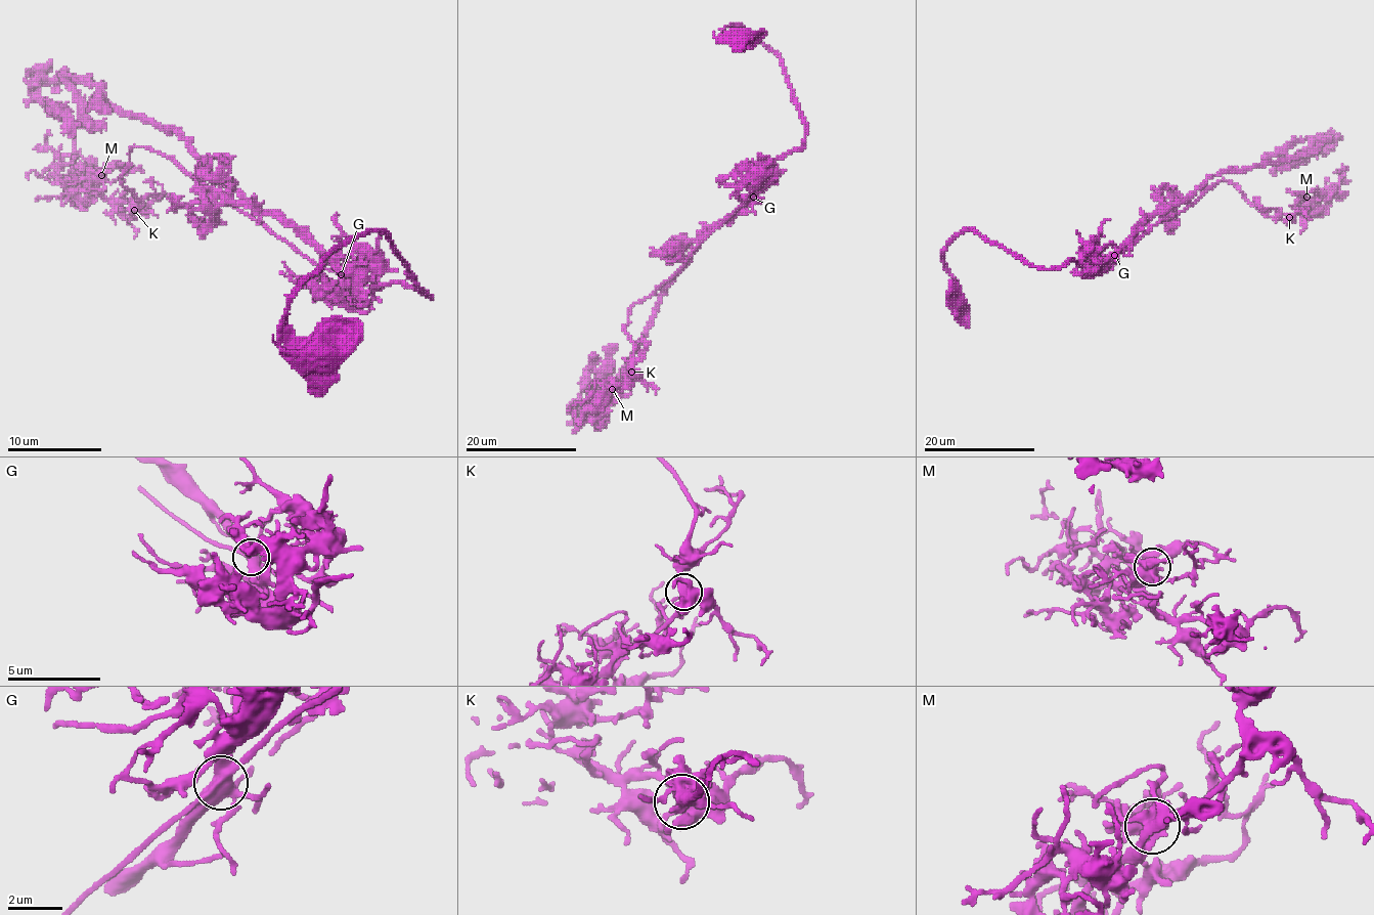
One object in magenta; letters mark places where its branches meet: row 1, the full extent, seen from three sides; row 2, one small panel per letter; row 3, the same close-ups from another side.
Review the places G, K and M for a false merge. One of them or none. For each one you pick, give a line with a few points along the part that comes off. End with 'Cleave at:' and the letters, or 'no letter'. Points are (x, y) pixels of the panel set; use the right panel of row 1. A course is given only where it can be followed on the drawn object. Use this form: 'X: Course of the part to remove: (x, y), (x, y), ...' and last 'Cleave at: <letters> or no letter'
G: Course of the part to remove: (1114, 255), (1220, 180), (1232, 183), (1268, 216), (1293, 216), (1337, 191), (1345, 169), (1338, 172)
Cleave at: G

